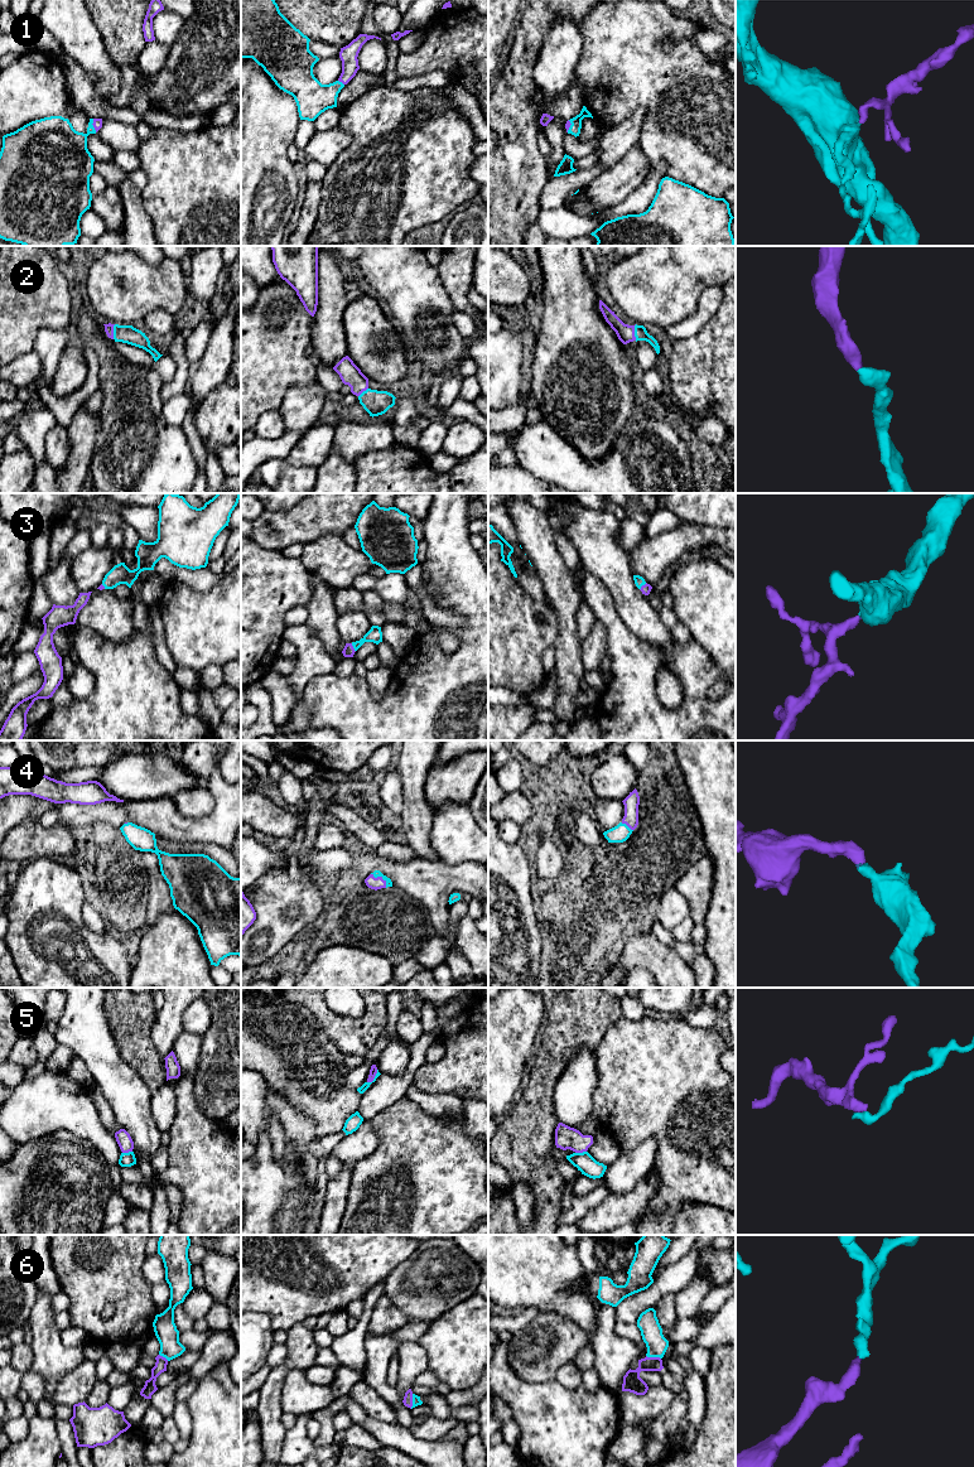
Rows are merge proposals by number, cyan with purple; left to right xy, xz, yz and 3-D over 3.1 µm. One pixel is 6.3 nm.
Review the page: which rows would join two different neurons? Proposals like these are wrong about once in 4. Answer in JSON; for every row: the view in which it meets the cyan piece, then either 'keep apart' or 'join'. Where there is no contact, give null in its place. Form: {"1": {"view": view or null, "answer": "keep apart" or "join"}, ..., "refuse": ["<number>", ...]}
{"1": {"view": "xy", "answer": "join"}, "2": {"view": "yz", "answer": "join"}, "3": {"view": "xz", "answer": "join"}, "4": {"view": "xz", "answer": "join"}, "5": {"view": "xz", "answer": "keep apart"}, "6": {"view": "xz", "answer": "join"}, "refuse": ["5"]}

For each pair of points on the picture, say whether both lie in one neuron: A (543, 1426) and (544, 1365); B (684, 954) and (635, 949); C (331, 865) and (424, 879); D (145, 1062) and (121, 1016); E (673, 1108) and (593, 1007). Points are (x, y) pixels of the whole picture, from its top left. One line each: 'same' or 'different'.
A: different
B: different
C: same
D: same
E: different

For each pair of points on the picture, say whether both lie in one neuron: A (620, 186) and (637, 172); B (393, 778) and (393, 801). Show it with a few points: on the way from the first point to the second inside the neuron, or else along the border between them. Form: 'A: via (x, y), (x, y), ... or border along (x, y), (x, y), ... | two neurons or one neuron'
A: via (623, 182), (633, 172) | one neuron
B: via (393, 783), (393, 796) | one neuron

